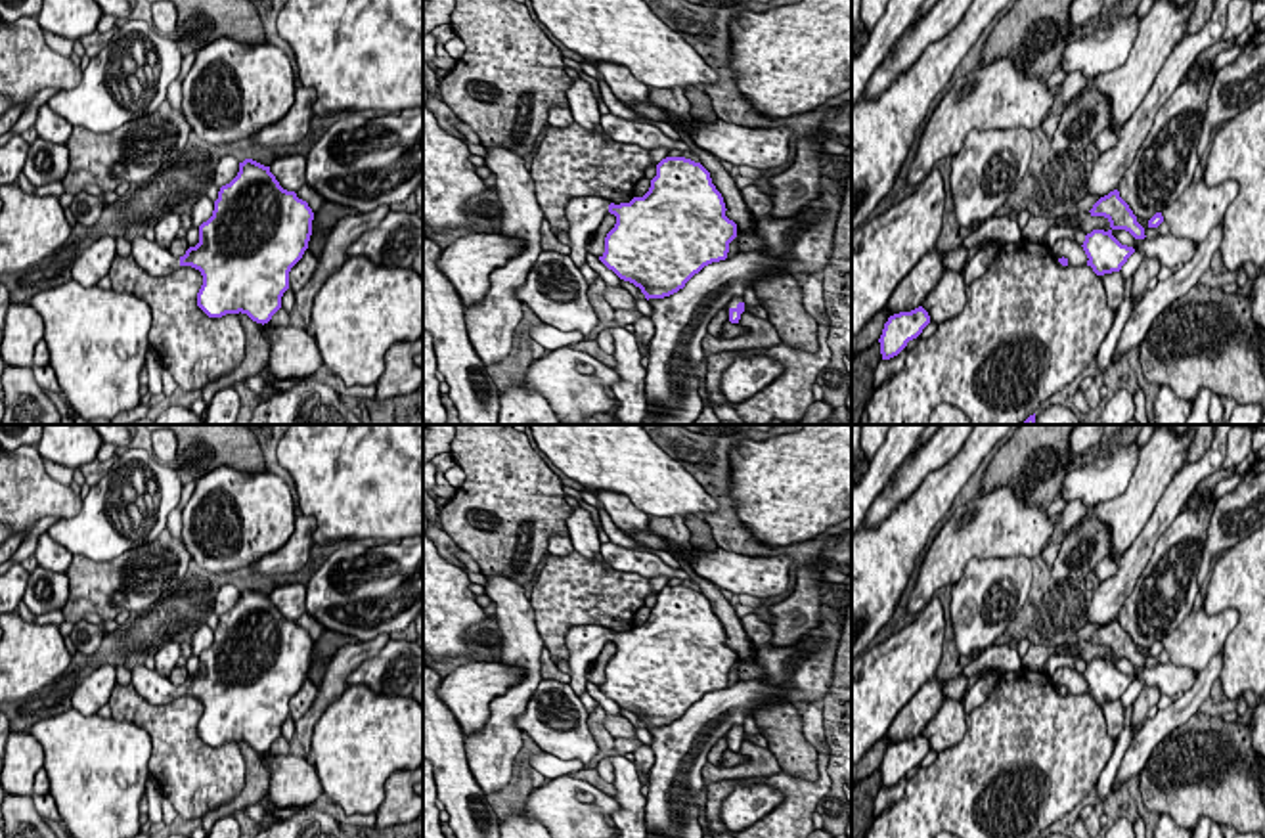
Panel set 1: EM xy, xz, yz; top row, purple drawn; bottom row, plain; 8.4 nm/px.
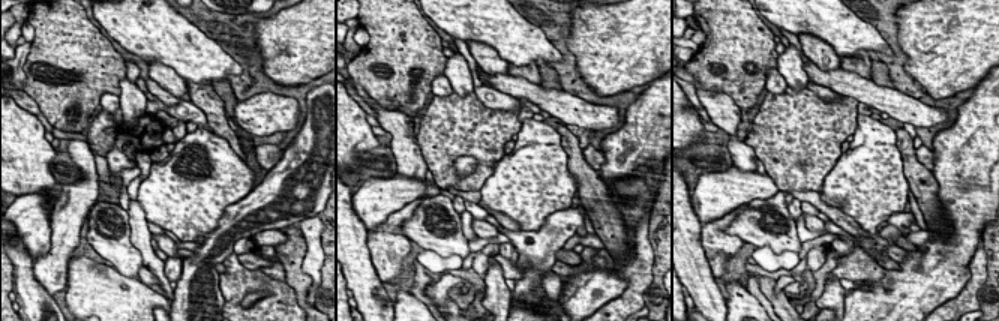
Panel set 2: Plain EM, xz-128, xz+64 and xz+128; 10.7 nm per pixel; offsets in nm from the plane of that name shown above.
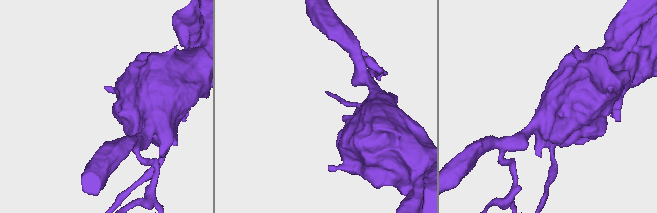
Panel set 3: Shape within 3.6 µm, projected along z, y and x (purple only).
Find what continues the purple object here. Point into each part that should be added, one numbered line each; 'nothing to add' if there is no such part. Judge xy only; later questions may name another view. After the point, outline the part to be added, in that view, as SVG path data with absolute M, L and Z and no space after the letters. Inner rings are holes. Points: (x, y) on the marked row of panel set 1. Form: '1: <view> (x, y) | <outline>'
1: xy (157, 261) | M136 237L130 243L134 260L149 276L168 276L180 268L180 258L172 256L166 247L145 237Z

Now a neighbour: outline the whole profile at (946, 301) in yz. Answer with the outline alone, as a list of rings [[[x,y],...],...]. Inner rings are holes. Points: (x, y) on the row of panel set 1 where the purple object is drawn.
[[[945,270],[938,285],[922,300],[930,321],[943,323],[957,318],[966,302],[966,285],[961,272]]]

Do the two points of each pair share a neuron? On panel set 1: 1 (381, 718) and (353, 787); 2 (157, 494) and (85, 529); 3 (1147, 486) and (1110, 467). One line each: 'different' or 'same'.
1: same
2: same
3: different

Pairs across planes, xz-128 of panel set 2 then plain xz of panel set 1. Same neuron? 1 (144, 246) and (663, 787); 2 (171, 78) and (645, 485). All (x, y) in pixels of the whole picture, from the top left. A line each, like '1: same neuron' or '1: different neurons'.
1: different neurons
2: different neurons

